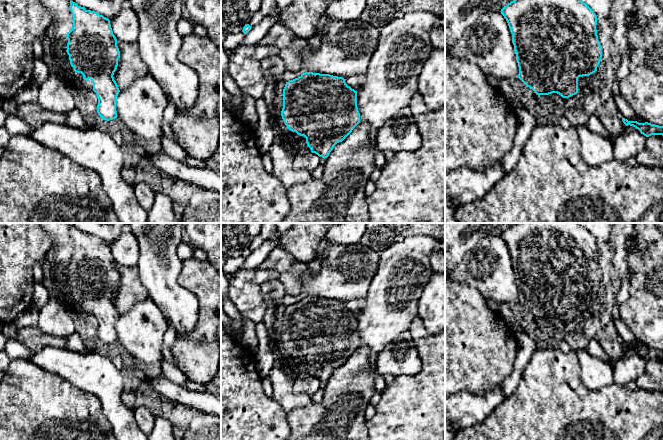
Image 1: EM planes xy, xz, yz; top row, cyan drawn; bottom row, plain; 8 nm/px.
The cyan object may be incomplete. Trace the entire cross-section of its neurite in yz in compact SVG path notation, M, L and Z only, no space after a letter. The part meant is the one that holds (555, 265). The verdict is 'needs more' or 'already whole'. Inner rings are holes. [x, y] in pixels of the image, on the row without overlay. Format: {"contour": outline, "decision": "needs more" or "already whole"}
{"contour": "M514 223L501 233L512 258L512 267L519 291L519 302L538 320L557 317L569 322L578 315L578 302L597 295L602 282L598 264L597 241L581 223Z", "decision": "already whole"}

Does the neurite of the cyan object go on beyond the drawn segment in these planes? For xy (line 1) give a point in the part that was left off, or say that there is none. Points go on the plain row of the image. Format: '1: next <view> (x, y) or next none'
1: next none

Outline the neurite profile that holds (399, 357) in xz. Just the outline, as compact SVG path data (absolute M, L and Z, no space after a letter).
M409 331L388 343L376 359L376 374L384 376L415 375L422 368L422 361Z

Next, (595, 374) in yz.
M586 350L576 352L580 365L580 378L590 391L600 391L614 383L613 364L605 363Z

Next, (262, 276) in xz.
M260 268L255 270L255 276L256 276L256 281L262 285L267 281L277 279L280 277L280 274L276 271L267 271L267 270L262 270Z

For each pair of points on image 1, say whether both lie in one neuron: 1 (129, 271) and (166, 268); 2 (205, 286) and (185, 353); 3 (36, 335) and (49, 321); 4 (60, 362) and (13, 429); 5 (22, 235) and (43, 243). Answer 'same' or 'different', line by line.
1: different
2: same
3: different
4: different
5: same

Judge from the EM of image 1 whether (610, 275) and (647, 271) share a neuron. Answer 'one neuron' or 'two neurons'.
two neurons

